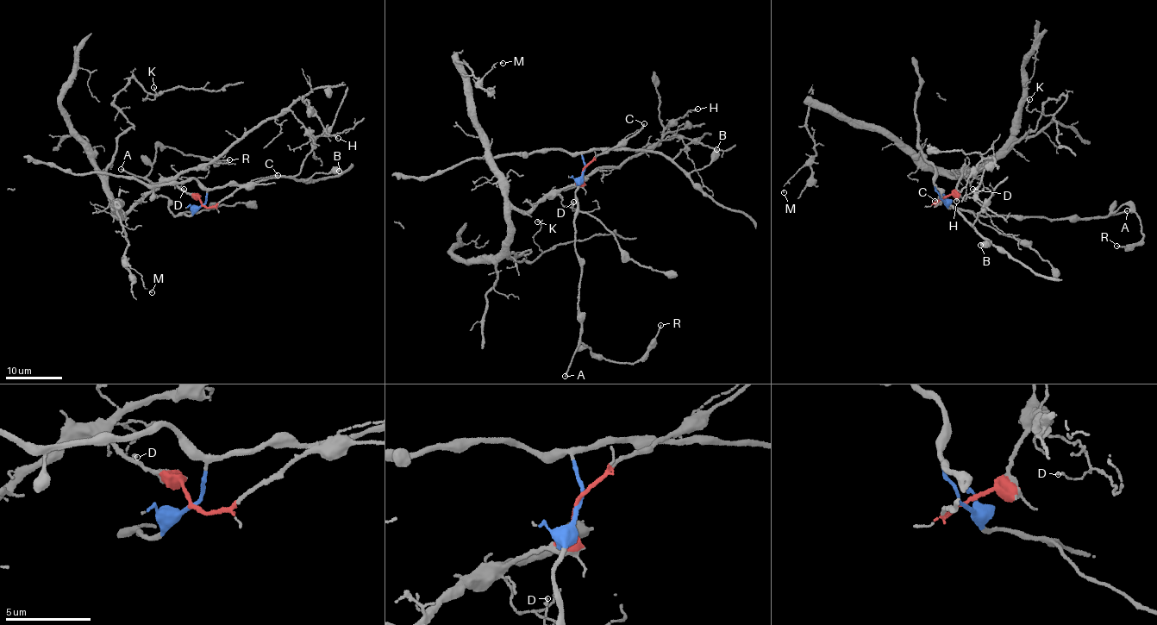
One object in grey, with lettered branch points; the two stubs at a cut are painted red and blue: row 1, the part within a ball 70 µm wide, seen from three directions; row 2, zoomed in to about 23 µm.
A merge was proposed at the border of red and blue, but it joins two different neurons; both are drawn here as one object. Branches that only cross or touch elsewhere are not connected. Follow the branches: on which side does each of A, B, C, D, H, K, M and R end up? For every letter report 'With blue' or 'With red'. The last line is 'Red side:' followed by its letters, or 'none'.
A: With blue
B: With blue
C: With red
D: With red
H: With red
K: With red
M: With red
R: With blue
Red side: C, D, H, K, M

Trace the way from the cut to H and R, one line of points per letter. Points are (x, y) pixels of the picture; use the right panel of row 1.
H: (942, 199), (956, 189), (967, 170), (970, 175), (991, 159), (981, 159), (956, 201)
R: (942, 199), (985, 215), (1056, 219), (1108, 215), (1125, 204), (1140, 220), (1143, 237), (1117, 246)

